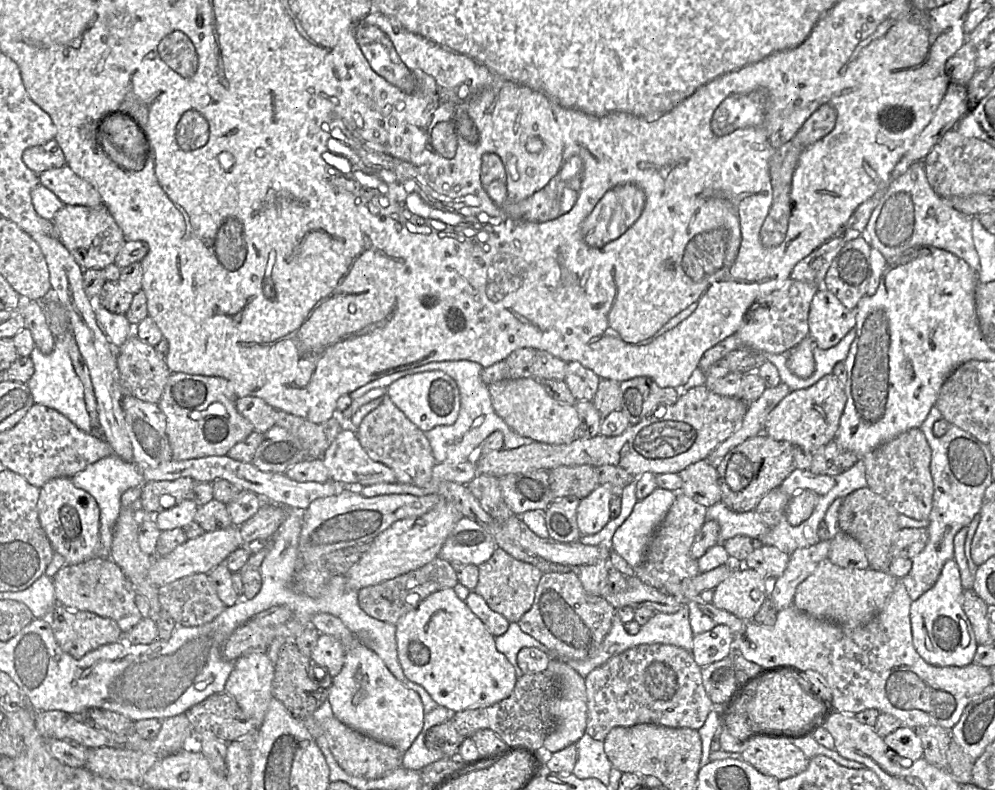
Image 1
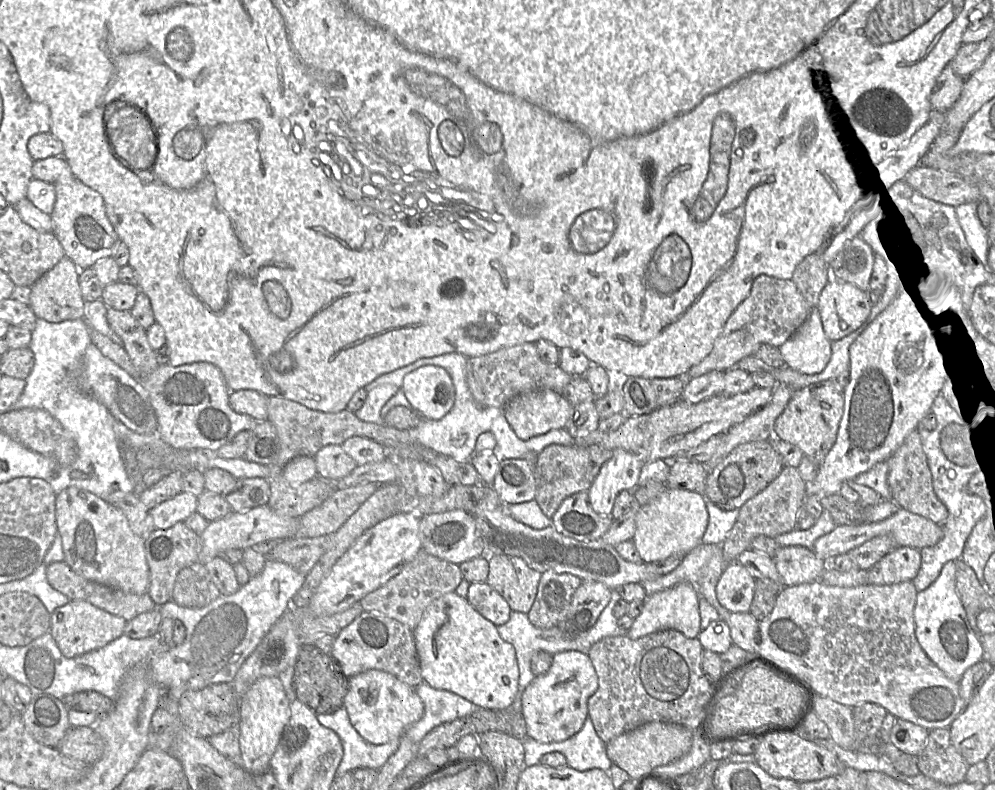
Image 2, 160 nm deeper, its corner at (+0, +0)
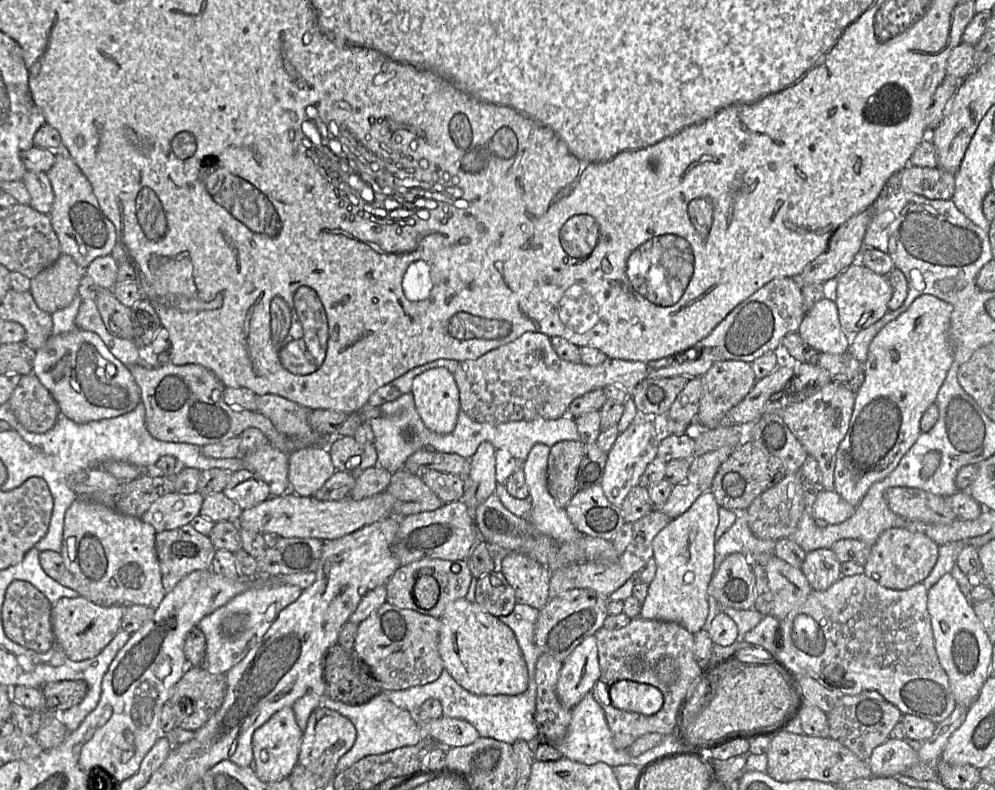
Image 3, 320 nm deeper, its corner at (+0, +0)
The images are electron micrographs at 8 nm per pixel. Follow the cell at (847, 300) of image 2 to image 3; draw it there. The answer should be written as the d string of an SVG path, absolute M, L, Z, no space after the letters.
M856 261L842 271L831 288L841 327L848 335L855 335L881 319L888 311L892 287L887 276L877 274Z

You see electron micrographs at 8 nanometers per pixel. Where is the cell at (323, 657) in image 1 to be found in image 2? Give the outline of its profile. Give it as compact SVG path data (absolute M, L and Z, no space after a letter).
M363 611L342 629L336 635L330 655L348 679L368 670L381 670L411 687L417 687L423 682L413 630L380 612Z

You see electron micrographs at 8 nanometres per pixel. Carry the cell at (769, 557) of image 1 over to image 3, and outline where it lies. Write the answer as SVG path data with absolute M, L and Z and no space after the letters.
M817 549L806 553L800 568L815 591L823 591L831 587L841 577L841 563L833 550Z

